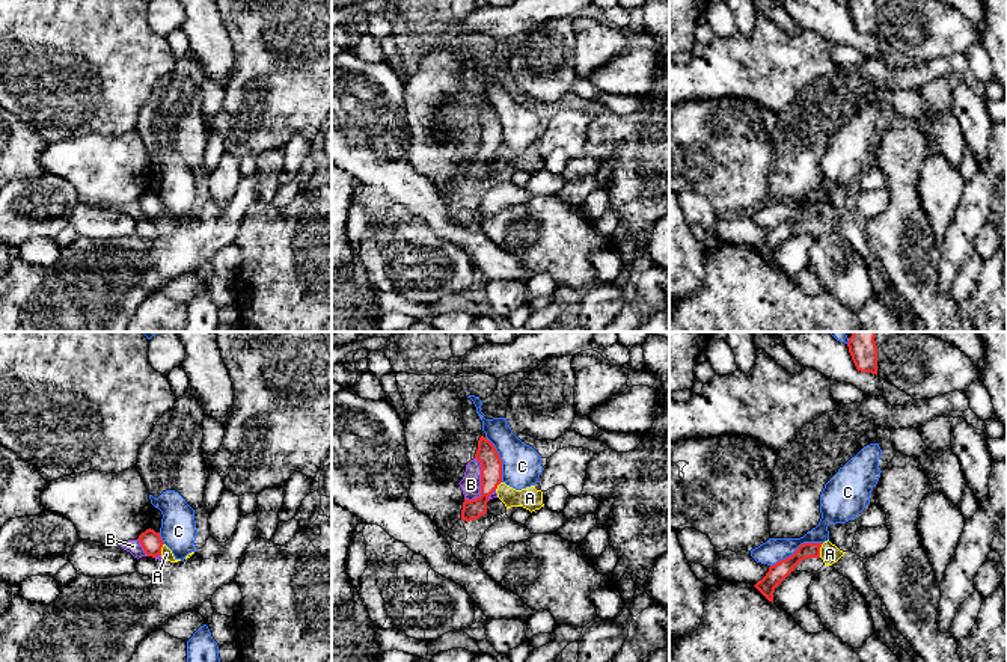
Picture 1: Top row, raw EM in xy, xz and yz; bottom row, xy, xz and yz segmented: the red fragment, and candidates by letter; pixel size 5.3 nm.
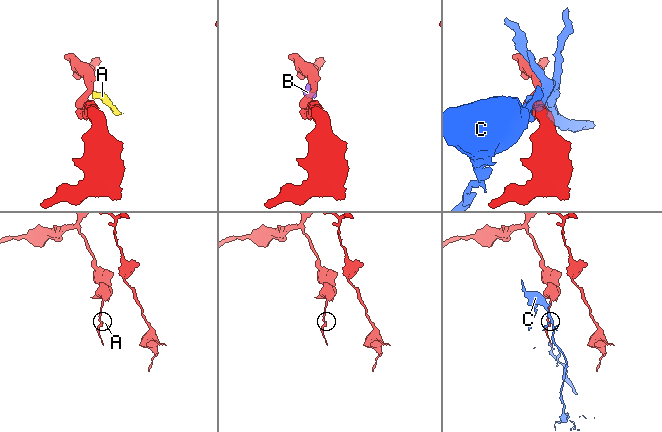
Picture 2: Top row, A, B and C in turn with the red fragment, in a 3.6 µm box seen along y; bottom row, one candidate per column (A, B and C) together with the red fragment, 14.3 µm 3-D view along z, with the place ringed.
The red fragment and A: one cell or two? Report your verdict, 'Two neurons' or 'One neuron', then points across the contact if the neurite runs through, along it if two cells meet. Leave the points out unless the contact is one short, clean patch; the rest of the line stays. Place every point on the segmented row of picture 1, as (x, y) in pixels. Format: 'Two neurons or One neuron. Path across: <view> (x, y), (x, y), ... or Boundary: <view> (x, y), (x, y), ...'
Two neurons. Boundary: yz (823, 543), (819, 557)

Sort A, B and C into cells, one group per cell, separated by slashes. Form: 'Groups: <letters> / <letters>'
Groups: A B / C

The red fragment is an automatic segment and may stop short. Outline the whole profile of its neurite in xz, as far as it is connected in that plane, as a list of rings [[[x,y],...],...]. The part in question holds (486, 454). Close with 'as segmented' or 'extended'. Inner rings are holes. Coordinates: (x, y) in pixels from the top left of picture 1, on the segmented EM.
[[[484,436],[478,440],[475,458],[481,463],[481,496],[464,499],[461,520],[470,522],[487,513],[488,496],[502,483],[502,460],[494,445]]]; as segmented

